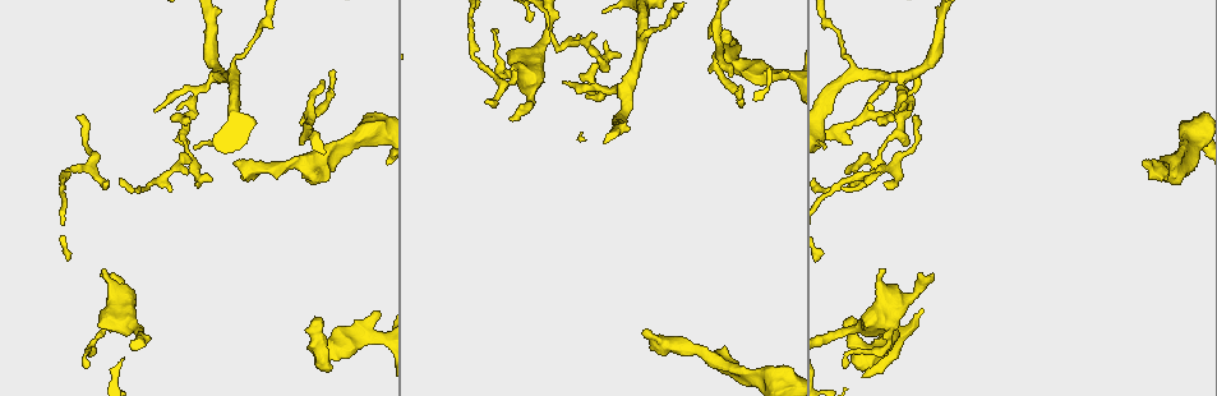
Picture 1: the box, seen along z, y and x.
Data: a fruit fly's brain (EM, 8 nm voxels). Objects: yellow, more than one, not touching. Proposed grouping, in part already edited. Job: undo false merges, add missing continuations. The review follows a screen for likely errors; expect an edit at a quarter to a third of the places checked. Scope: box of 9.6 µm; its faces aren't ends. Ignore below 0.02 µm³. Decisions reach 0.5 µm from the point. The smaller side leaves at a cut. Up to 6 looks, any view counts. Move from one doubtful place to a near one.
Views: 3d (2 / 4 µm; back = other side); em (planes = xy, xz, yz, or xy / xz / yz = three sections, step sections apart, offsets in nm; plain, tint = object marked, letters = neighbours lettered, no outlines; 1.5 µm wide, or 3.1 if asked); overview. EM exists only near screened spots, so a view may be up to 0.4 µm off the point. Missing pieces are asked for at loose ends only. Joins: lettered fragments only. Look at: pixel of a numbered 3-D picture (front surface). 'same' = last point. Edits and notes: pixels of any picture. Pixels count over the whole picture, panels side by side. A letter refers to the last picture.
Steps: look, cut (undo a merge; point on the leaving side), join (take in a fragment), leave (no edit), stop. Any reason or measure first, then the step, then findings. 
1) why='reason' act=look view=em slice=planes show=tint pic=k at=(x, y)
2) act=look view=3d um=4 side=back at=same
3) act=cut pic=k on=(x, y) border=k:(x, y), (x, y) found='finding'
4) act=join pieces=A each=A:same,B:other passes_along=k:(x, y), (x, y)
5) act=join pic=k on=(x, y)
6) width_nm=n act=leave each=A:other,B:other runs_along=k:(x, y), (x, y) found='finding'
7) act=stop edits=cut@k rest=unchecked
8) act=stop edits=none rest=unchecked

why='branch stops here' act=look view=3d um=2 pic=1 at=(879, 125)

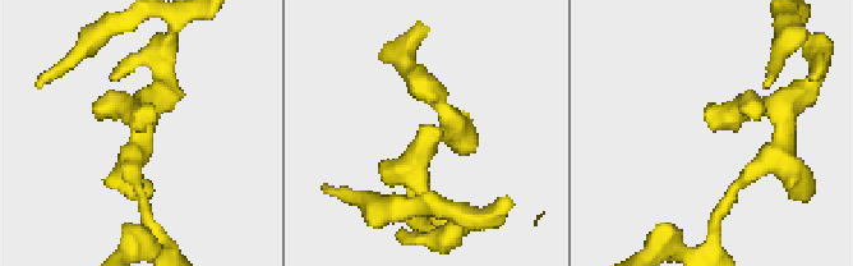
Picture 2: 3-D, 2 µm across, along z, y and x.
why='need the tissue' act=look view=em slice=xz step=4 show=tint pic=2 at=(442, 130)

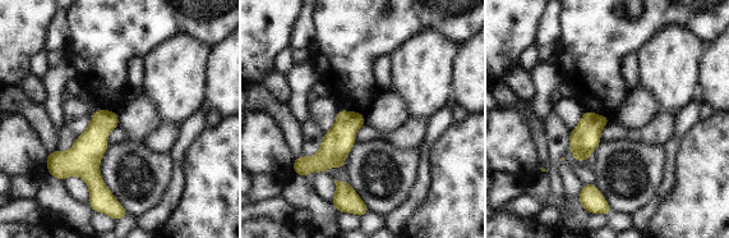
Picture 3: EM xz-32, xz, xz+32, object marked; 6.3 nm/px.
why='cut it another way' act=look view=em slice=planes show=letters at=same

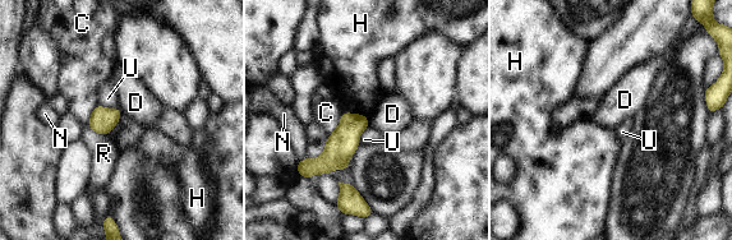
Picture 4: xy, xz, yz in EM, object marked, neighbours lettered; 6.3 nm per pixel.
longest_contact=C:180nm act=leave each=C:other,D:other,H:other,N:other,R:other,U:other border=4:(366, 116), (369, 124) found='none of them fits'

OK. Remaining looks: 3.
why='free end' act=look view=3d um=4 pic=1 at=(728, 42)

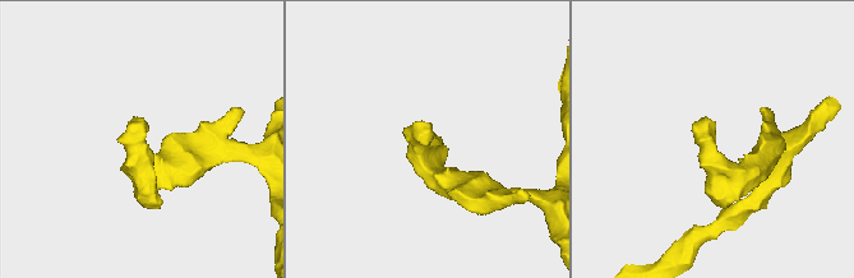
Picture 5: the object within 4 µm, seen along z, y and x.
act=look view=em slice=planes show=letters pic=5 at=(137, 121)

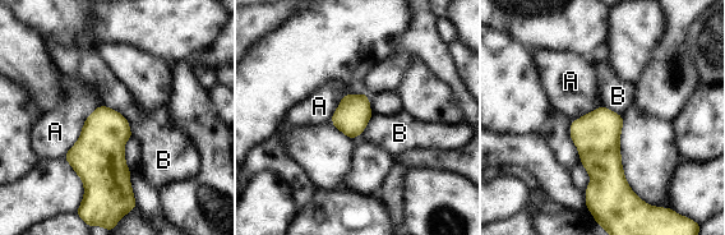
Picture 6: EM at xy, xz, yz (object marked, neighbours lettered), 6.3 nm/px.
width_nm=220 act=leave each=A:other,B:other border=6:(101, 105), (127, 120), (132, 137) found='no lettered fragment goes on from it'

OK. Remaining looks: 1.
act=stop edits=none rest=unchecked

